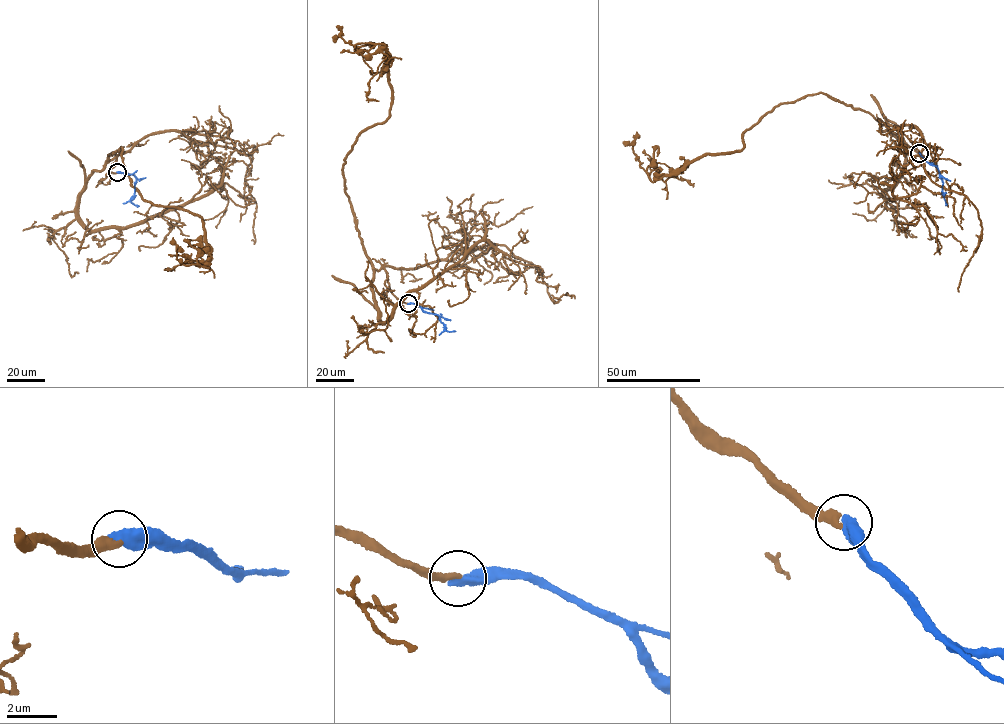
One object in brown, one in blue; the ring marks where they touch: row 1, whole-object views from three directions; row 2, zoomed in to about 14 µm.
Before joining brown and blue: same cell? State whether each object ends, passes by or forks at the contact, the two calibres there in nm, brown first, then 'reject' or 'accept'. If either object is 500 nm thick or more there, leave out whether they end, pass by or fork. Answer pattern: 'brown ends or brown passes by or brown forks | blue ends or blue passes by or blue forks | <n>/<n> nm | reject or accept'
280/500 nm | accept

